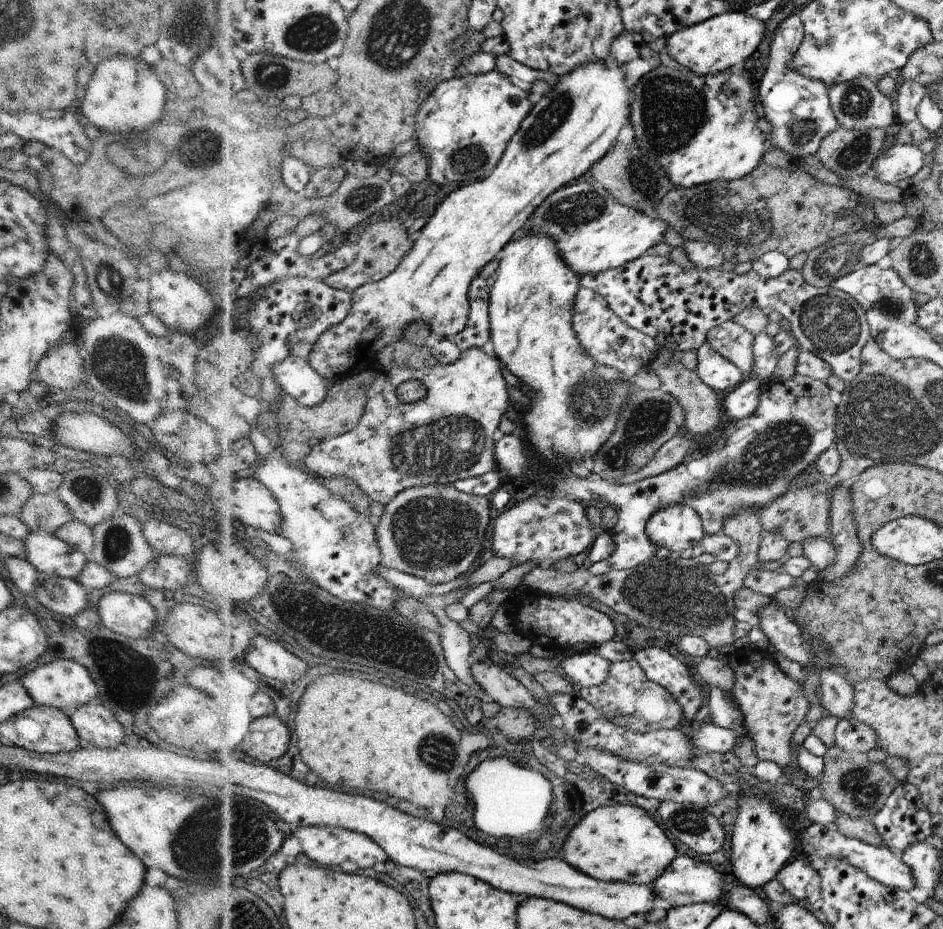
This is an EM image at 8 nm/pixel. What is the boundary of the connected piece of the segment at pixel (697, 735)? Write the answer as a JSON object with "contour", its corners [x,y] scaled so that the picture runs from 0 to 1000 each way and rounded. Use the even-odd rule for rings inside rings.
{"contour":[[[756,779],[749,781],[740,780],[735,785],[727,786],[734,803],[745,809],[774,809],[782,802],[782,790],[774,785],[766,784]]]}

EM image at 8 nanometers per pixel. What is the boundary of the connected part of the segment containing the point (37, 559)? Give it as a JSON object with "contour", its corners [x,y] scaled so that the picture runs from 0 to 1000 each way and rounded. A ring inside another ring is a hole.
{"contour":[[[31,572],[25,581],[25,590],[28,590],[28,595],[24,600],[34,607],[42,620],[48,622],[60,620],[81,623],[83,618],[89,614],[89,609],[95,604],[95,600],[92,596],[76,590],[74,586],[70,586],[57,575],[42,575]]]}

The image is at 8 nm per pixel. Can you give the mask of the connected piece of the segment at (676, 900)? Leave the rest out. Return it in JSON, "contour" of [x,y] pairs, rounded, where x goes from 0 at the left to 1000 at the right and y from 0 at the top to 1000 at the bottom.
{"contour":[[[726,920],[715,924],[714,930],[710,930],[710,933],[706,934],[706,938],[702,939],[702,942],[698,943],[698,946],[694,947],[689,954],[694,957],[696,967],[704,969],[710,977],[744,971],[769,975],[768,964],[772,963],[775,947],[775,944],[768,944],[754,930],[738,927]]]}

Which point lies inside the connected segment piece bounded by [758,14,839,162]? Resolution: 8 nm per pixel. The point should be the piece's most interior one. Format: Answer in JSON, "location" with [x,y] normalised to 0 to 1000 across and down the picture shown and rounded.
{"location":[847,118]}

